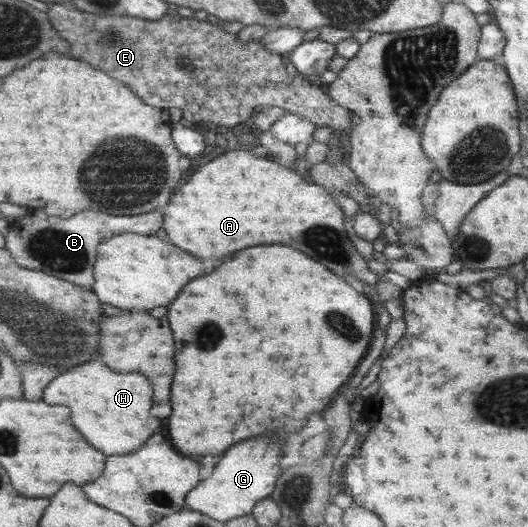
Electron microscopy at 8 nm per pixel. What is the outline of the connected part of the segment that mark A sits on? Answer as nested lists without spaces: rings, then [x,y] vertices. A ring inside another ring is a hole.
[[[231,150],[208,161],[174,194],[166,210],[164,230],[176,246],[202,260],[224,262],[230,254],[260,244],[294,246],[330,266],[334,274],[358,278],[370,291],[379,279],[348,238],[344,222],[342,208],[325,187],[306,182],[271,157]]]

